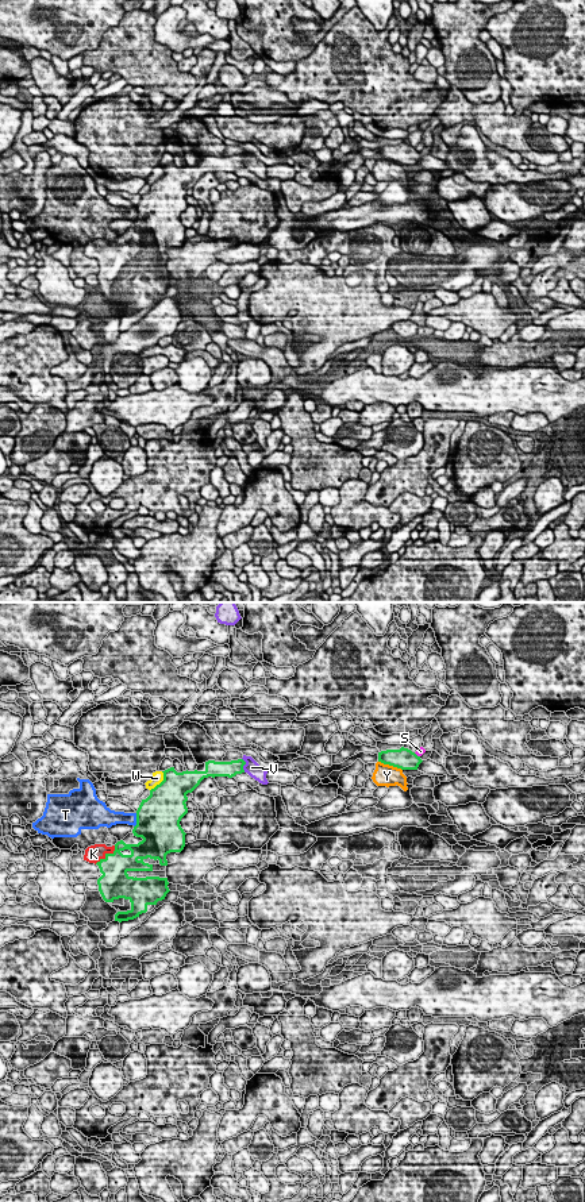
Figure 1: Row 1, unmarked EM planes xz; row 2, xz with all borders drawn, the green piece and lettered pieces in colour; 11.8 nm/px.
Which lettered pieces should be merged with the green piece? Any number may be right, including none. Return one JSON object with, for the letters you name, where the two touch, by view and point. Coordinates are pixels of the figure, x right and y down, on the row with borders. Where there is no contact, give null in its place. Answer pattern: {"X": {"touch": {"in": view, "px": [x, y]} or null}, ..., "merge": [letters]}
{"K": {"touch": {"in": "xz", "px": [106, 855]}}, "S": {"touch": {"in": "xz", "px": [415, 754]}}, "merge": ["K", "S"]}

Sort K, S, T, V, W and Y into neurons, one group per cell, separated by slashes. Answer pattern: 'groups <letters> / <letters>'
groups K S / T / V / W / Y

